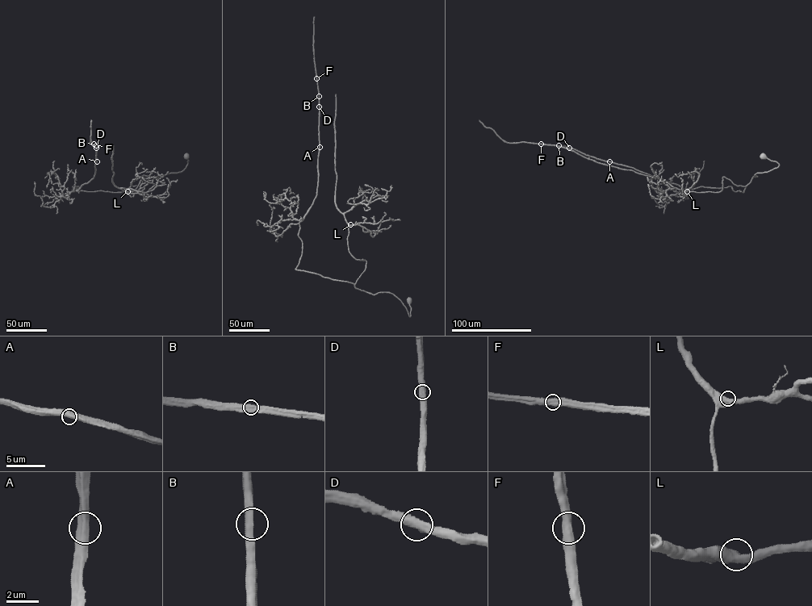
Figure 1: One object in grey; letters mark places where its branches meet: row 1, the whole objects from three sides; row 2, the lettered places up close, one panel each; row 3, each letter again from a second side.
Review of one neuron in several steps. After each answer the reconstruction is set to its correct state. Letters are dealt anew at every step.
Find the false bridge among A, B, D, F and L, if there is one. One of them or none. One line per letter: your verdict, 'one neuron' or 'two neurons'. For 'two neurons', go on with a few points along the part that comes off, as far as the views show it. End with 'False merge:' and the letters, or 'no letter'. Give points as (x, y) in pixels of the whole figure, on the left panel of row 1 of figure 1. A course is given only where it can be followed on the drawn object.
A: one neuron
B: one neuron
D: one neuron
F: one neuron
L: one neuron
False merge: no letter

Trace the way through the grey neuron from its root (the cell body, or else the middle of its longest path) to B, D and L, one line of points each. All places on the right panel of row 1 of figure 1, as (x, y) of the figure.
B: (763, 156), (779, 165), (756, 173), (743, 192), (735, 191), (731, 186), (684, 190), (633, 168), (558, 145)
D: (763, 156), (779, 165), (756, 173), (743, 192), (735, 191), (731, 186), (684, 190), (633, 168), (569, 148)
L: (763, 156), (779, 165), (756, 173), (746, 185), (737, 185), (723, 177), (719, 191), (687, 191)

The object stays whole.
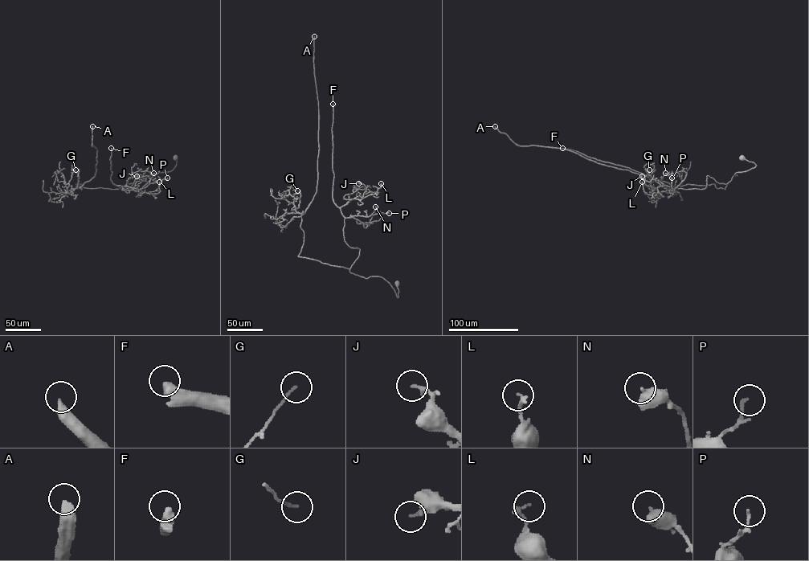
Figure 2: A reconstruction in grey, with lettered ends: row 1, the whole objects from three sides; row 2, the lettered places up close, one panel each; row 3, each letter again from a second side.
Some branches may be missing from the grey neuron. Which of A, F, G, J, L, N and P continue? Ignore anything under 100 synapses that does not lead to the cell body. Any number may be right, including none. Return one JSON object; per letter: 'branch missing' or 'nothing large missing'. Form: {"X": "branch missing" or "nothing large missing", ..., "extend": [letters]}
{"A": "branch missing", "F": "nothing large missing", "G": "nothing large missing", "J": "nothing large missing", "L": "nothing large missing", "N": "nothing large missing", "P": "nothing large missing", "extend": ["A"]}

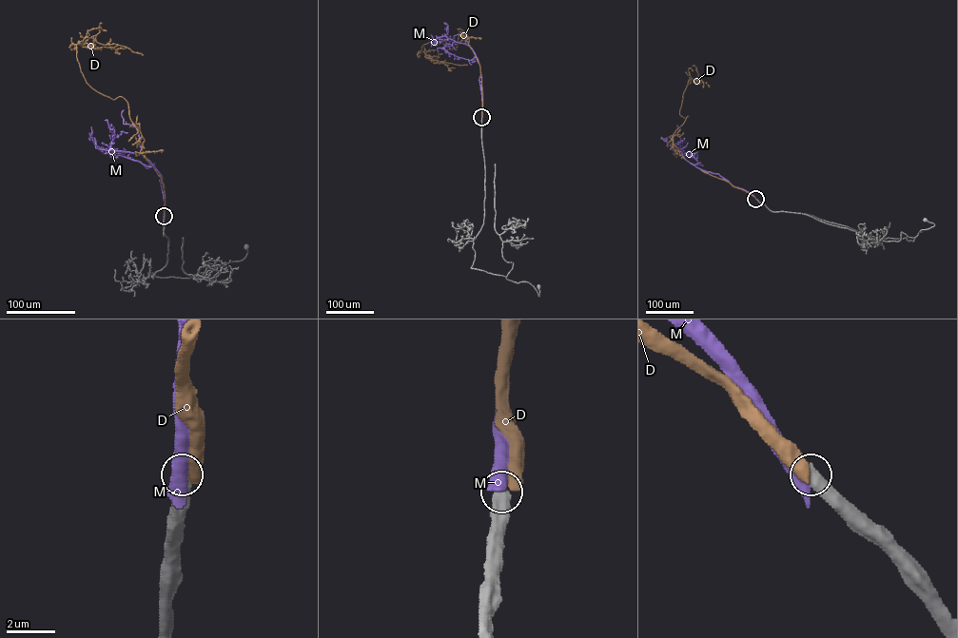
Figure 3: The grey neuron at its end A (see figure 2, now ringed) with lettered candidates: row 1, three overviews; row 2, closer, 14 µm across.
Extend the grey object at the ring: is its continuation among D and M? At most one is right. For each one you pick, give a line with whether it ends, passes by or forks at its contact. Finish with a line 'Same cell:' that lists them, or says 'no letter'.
Same cell: no letter

